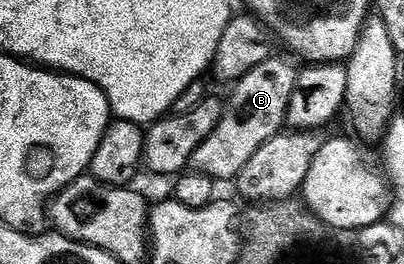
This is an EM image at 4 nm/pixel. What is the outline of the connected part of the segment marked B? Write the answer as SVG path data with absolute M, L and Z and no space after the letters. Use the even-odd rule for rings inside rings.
M270 56L269 60L247 71L247 75L240 77L232 86L233 94L229 101L227 97L219 125L195 151L191 165L196 172L213 178L217 183L232 182L239 171L247 167L251 155L255 155L267 139L282 132L288 120L291 94L301 70L294 58L285 57Z

